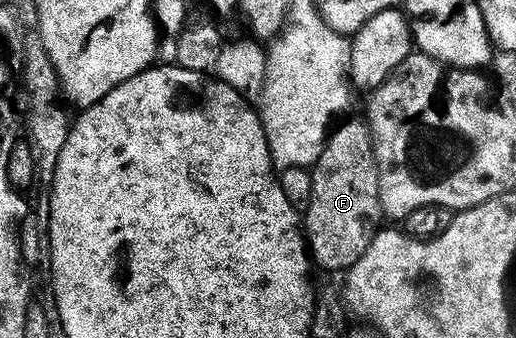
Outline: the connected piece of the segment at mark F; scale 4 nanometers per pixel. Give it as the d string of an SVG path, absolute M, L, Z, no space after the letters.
M363 117L346 119L330 132L327 143L310 168L311 196L301 215L307 250L314 266L339 273L346 272L347 268L354 265L357 257L369 249L369 241L373 241L381 229L379 166L371 125Z

